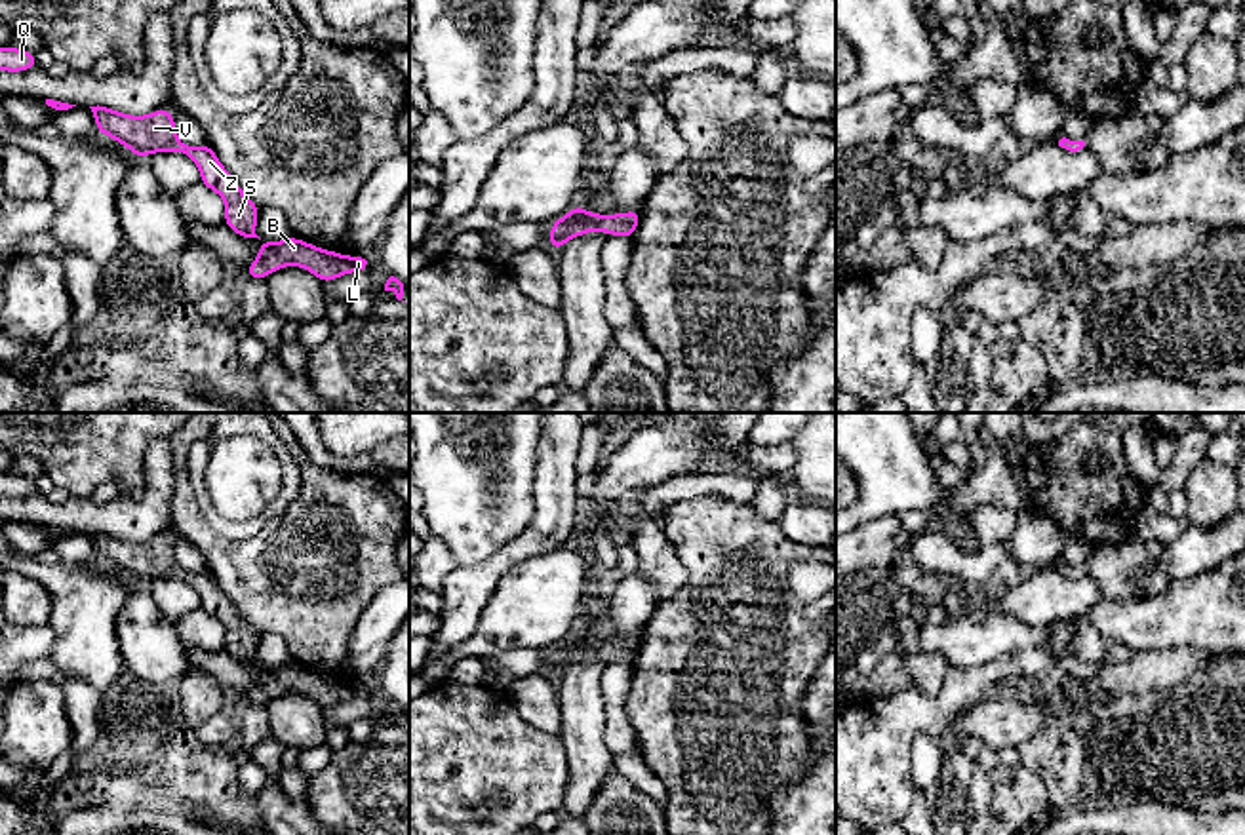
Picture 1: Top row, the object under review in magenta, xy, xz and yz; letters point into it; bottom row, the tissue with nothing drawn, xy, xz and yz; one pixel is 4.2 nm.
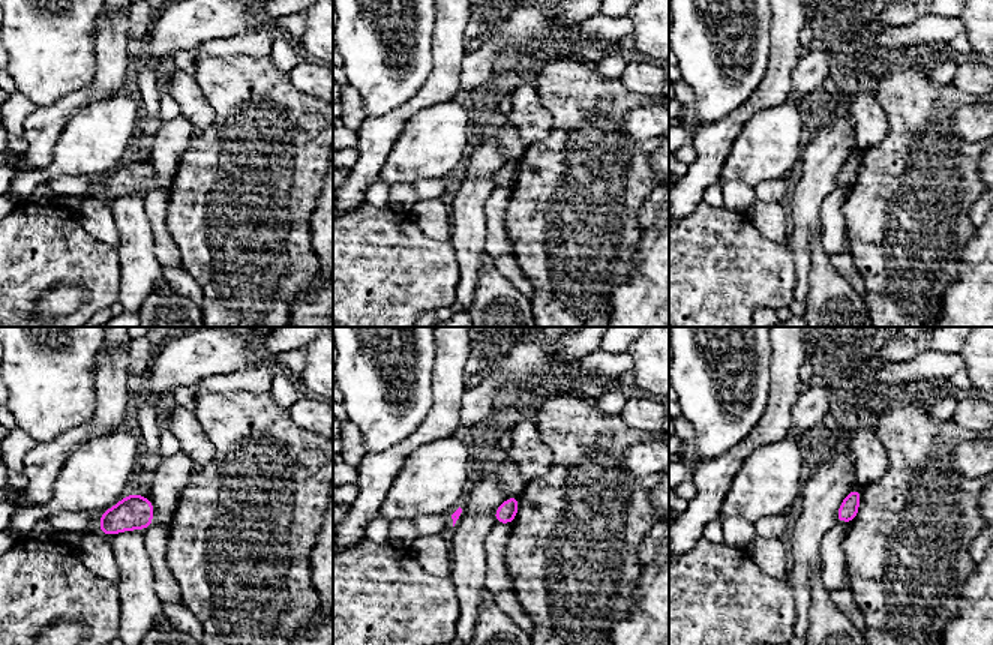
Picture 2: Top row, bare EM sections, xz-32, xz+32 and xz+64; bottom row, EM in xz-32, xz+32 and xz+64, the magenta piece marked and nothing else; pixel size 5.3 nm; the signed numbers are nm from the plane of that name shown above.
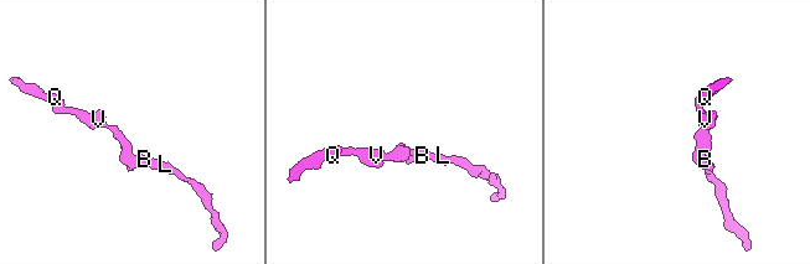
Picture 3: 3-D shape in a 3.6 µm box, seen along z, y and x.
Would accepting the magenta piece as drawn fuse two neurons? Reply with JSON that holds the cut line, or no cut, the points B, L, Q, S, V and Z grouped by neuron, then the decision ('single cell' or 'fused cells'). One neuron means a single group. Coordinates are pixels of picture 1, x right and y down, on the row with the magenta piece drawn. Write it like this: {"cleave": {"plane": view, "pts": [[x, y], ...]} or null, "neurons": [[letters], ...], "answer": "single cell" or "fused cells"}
{"cleave": null, "neurons": [["B", "L", "Q", "S", "V", "Z"]], "answer": "single cell"}

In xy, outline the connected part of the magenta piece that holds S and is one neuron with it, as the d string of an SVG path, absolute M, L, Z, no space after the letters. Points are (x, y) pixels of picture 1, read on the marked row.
M99 105L89 108L97 131L112 137L137 158L173 150L188 156L200 169L200 183L225 200L227 226L238 236L259 238L255 234L259 219L257 204L242 192L236 179L225 169L208 143L190 146L179 141L171 112L162 107L145 116L131 116Z

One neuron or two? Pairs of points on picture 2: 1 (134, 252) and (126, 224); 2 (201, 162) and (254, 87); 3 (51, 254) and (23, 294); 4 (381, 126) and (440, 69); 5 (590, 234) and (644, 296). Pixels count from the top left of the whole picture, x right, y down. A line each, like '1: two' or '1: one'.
1: one
2: one
3: one
4: one
5: two

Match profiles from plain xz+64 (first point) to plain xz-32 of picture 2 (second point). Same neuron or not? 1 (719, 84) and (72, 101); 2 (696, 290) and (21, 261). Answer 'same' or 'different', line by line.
1: different
2: same

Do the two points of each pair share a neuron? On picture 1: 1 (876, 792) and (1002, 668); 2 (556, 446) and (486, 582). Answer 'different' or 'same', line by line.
1: same
2: same

